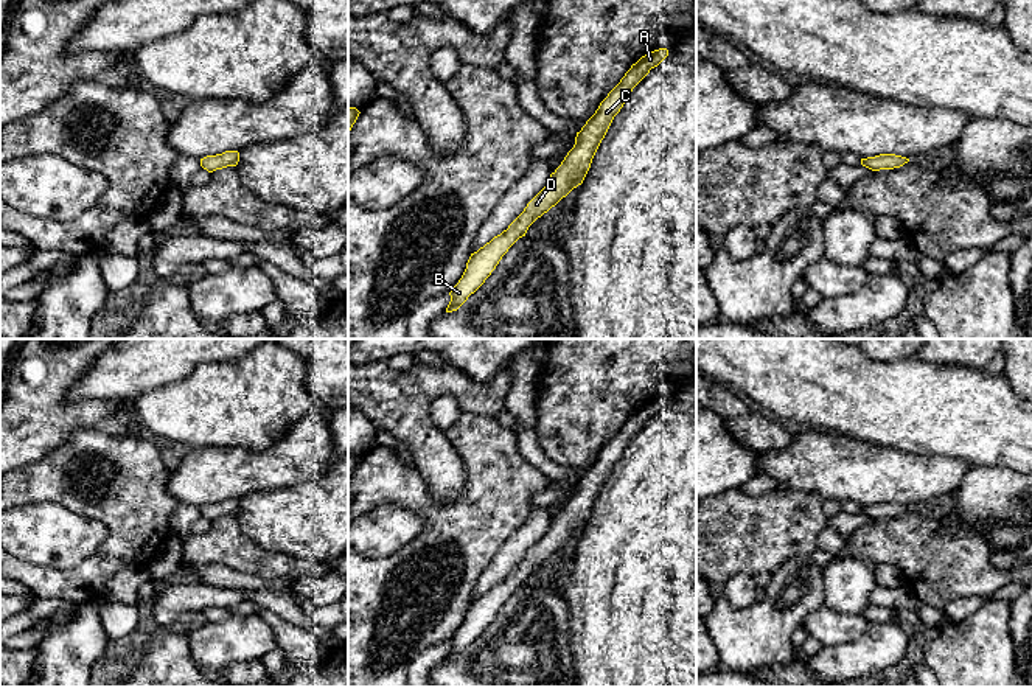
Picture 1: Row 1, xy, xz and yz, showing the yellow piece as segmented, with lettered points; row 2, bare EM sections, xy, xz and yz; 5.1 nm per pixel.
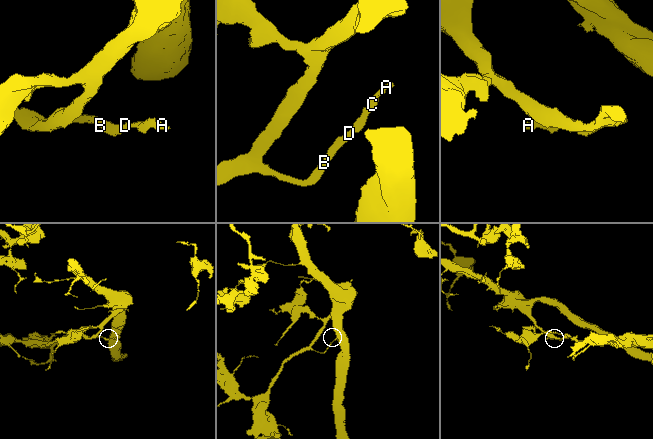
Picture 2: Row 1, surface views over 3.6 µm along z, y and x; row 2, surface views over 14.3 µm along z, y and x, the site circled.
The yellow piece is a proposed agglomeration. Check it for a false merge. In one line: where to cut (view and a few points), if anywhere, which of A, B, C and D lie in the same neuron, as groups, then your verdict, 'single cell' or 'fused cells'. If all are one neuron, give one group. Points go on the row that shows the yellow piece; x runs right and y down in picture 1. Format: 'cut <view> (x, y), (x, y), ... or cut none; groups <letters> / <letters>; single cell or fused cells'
cut none; groups A B C D; single cell

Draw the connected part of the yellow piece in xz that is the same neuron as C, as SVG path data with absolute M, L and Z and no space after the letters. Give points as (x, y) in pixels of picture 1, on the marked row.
M659 48L642 56L625 73L620 82L600 103L595 113L577 132L575 145L561 165L550 174L547 185L527 204L524 211L490 242L471 253L466 269L458 283L449 292L451 302L446 312L457 311L471 294L474 294L496 269L508 249L522 236L528 227L583 183L592 159L605 138L614 117L623 107L633 89L668 56L667 48Z

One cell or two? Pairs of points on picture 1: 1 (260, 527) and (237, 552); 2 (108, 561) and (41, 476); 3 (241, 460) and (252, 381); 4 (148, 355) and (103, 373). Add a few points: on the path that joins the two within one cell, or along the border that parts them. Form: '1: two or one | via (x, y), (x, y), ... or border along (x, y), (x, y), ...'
1: two | border along (235, 515), (246, 537), (283, 552)
2: one | via (114, 533), (114, 524), (97, 507), (69, 490)
3: two | border along (278, 439), (261, 449), (207, 446)
4: one | via (137, 362), (122, 373), (114, 373)

